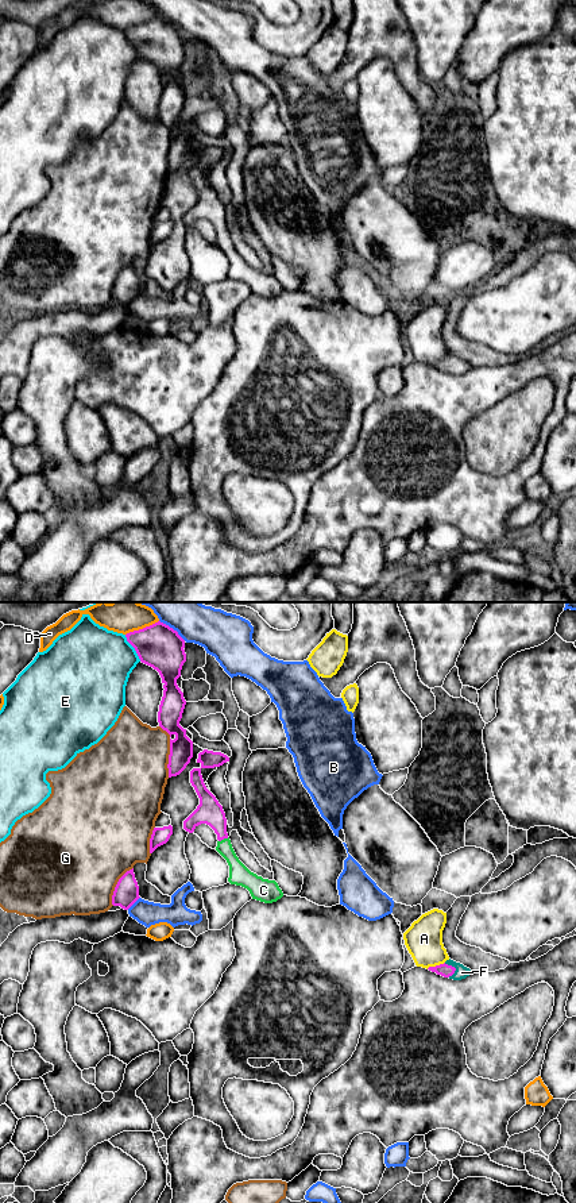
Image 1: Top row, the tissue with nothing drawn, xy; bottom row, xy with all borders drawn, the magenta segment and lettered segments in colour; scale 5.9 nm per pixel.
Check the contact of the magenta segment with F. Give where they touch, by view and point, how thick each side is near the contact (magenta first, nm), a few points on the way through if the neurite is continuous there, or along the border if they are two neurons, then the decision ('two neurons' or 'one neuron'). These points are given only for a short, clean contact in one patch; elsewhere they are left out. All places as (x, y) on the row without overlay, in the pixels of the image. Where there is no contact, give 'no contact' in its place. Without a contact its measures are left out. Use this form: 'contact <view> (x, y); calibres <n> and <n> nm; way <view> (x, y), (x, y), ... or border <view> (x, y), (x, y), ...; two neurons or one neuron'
contact xy (453, 362); calibres 80 and 80 nm; way xy (444, 365), (453, 362), (462, 367); one neuron

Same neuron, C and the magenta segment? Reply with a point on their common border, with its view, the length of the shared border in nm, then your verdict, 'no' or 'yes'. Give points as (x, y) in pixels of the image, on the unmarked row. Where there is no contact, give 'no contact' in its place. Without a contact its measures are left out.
xy (223, 234) | 70 nm | yes

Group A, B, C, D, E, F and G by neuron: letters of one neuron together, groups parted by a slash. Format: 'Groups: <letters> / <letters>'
Groups: A / B / C F / D / E / G

